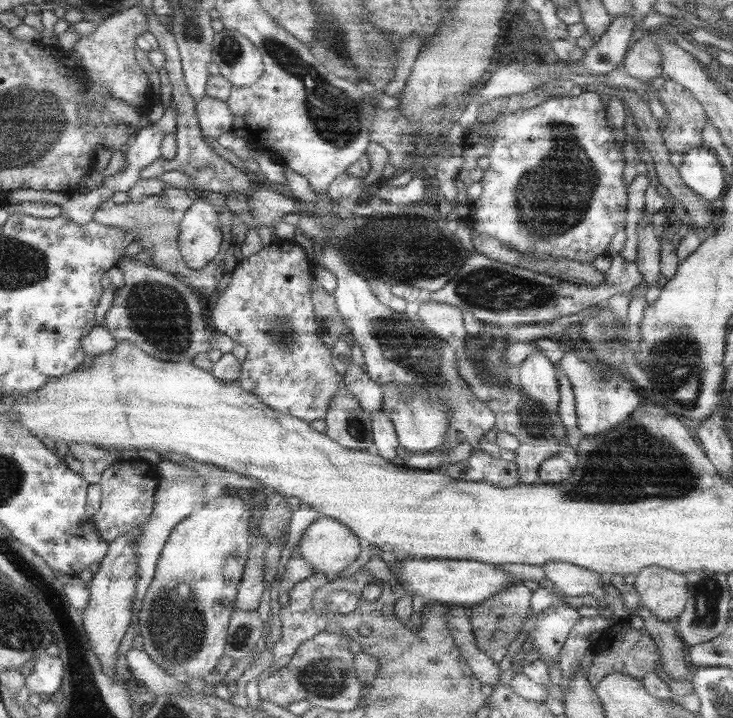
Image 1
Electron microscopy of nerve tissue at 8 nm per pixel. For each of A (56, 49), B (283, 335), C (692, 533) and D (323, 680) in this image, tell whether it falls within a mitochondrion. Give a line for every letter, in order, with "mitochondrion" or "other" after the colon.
A: other
B: mitochondrion
C: other
D: mitochondrion

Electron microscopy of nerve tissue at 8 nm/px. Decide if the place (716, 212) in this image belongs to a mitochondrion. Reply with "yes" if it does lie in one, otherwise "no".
no

